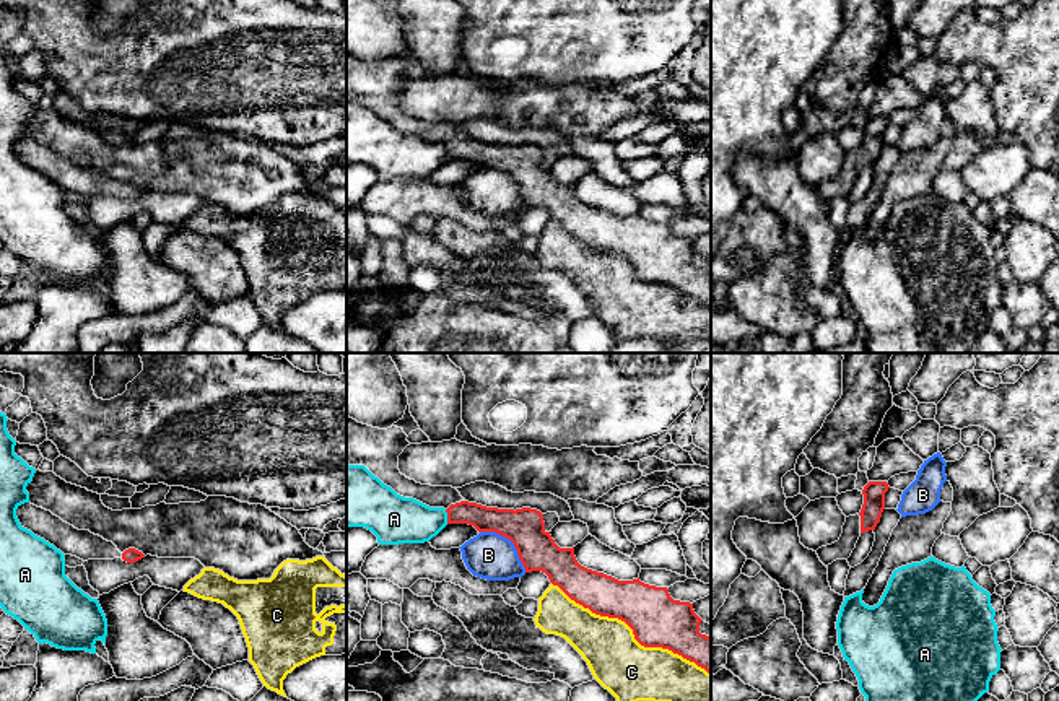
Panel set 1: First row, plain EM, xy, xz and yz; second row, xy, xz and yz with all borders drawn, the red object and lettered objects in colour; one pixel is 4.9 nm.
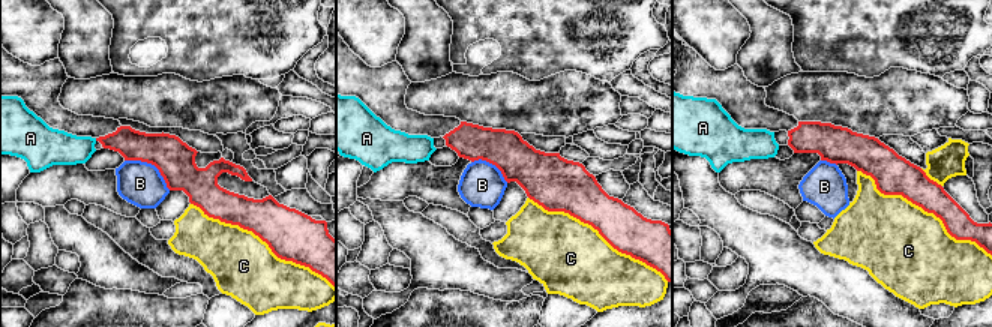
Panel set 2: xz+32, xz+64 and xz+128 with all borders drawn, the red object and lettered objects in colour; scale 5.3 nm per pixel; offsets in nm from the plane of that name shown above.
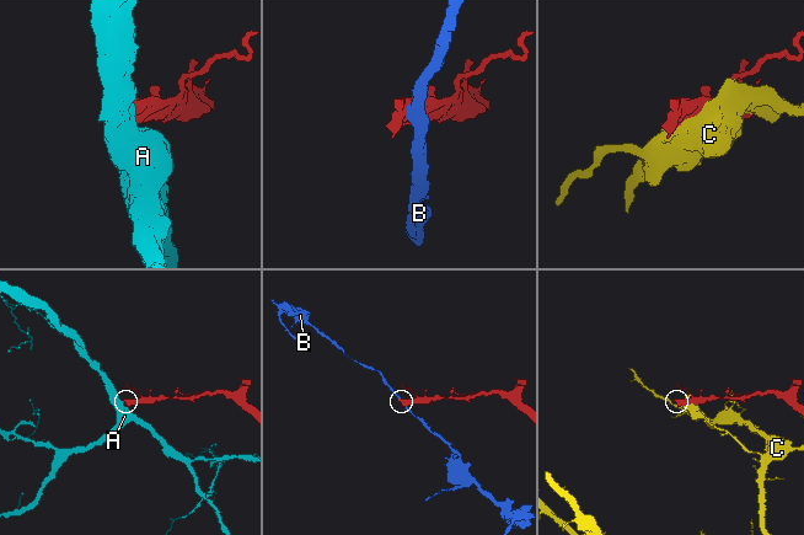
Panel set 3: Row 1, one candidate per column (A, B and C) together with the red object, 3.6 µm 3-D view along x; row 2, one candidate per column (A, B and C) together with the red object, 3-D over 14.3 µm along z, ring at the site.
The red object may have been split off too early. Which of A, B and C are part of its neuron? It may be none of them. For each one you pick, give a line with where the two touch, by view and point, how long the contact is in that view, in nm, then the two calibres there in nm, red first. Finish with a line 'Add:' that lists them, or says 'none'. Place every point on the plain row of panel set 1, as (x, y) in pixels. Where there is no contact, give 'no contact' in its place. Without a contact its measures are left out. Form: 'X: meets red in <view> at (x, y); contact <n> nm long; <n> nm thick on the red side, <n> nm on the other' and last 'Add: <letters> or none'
Add: none

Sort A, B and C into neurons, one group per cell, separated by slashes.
A / B / C

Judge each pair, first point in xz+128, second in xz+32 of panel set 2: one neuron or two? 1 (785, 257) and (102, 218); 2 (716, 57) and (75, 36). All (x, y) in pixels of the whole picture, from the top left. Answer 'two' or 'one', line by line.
1: two
2: two

